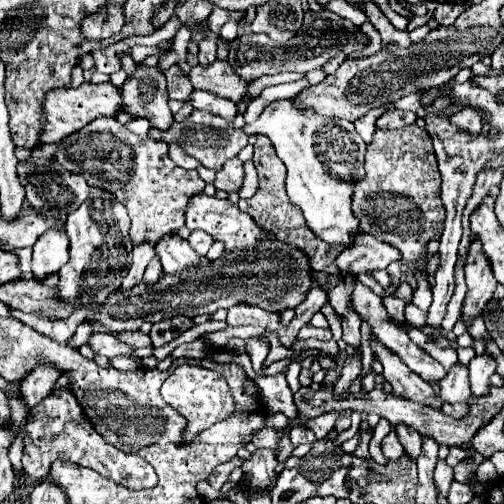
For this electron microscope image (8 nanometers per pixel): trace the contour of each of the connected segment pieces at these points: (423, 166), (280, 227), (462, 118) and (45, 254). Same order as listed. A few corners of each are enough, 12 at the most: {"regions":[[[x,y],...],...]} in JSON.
{"regions":[[[377,130],[361,228],[417,262],[445,206],[429,132]],[[257,134],[259,190],[237,206],[277,240],[309,256],[311,268],[337,272],[339,248],[317,240],[285,194],[285,164]],[[469,108],[449,116],[463,132],[481,132],[481,116]],[[49,228],[33,246],[33,278],[69,260],[65,230]]]}

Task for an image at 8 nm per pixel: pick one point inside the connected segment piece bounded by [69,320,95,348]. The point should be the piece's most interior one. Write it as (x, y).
(85, 331)

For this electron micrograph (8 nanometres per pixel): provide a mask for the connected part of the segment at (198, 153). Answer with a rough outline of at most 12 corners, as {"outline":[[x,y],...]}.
{"outline":[[193,110],[151,140],[177,144],[205,168],[221,170],[247,146],[231,122]]}

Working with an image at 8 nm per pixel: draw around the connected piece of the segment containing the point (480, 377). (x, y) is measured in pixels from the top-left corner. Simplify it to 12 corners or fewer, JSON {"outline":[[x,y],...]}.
{"outline":[[487,354],[469,362],[471,394],[489,392],[495,360]]}

